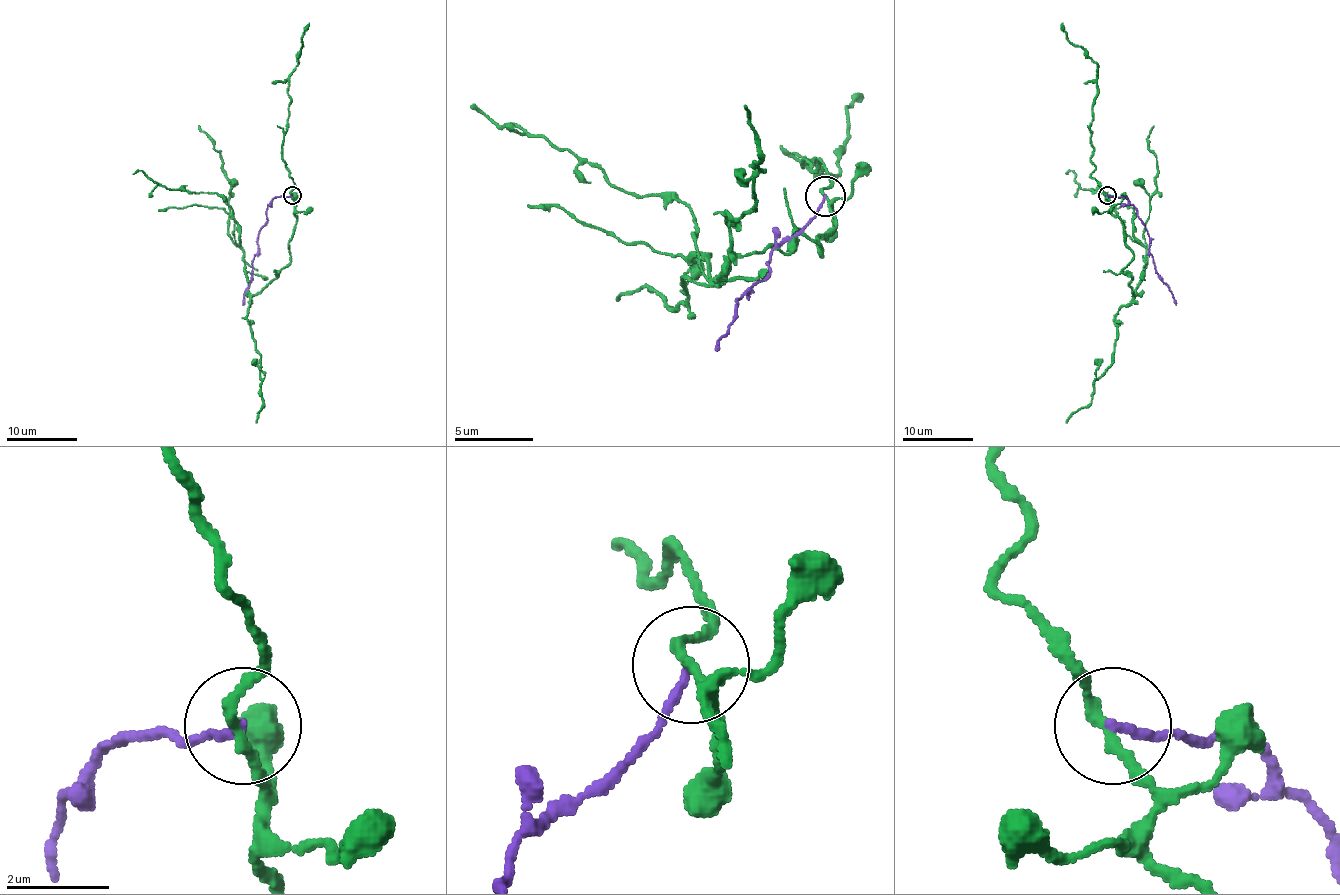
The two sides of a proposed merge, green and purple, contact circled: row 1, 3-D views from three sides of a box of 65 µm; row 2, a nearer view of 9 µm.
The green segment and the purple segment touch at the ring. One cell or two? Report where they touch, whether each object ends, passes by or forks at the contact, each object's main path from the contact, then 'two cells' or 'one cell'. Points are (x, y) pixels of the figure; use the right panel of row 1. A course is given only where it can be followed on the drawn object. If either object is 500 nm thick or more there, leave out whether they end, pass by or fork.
place (1107, 195); green passes by; purple ends; course green (1107, 196), (1134, 257), (1125, 266), (1132, 295), (1146, 249), (1107, 192), (1084, 190), (1066, 174); course purple (1107, 196), (1125, 197), (1134, 206), (1148, 231), (1155, 272), (1167, 286), (1176, 305); two cells

